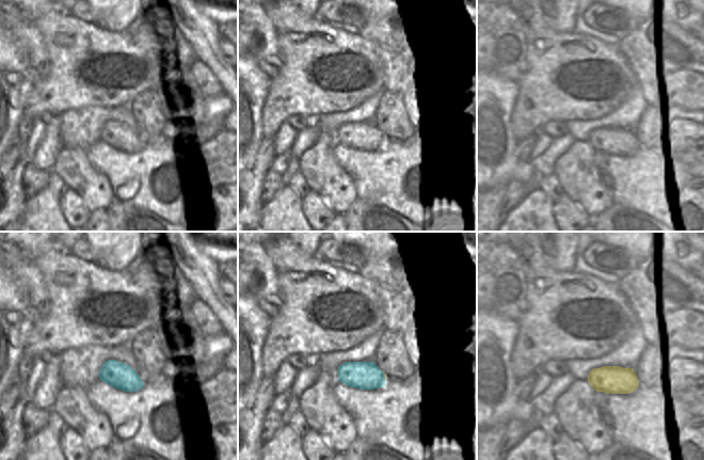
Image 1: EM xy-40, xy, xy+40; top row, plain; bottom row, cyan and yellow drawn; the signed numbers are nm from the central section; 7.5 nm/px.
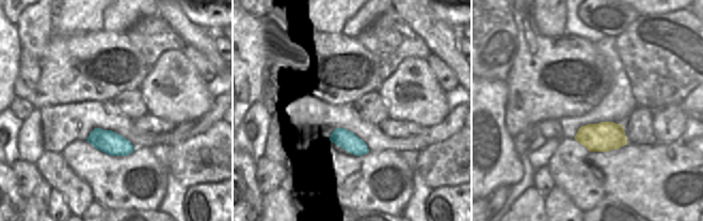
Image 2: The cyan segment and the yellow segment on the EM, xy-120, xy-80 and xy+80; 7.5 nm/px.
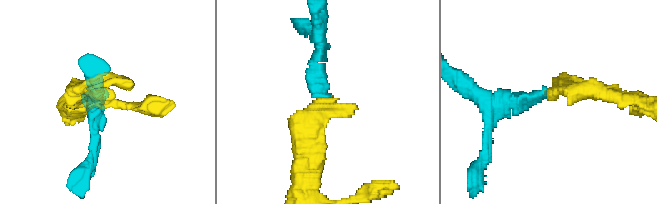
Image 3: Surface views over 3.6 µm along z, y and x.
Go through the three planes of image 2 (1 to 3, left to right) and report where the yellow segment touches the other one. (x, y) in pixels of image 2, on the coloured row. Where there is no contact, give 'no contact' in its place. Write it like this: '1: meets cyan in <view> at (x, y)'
1: no contact
2: no contact
3: no contact

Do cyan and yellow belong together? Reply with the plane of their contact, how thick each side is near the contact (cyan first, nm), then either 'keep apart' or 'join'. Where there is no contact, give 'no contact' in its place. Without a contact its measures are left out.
meets cyan in xy; 200 nm thick on the cyan side, 20 nm on the other; join

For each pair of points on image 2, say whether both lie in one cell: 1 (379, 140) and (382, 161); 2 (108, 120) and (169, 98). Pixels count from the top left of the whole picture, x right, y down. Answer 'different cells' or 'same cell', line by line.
1: different cells
2: different cells

